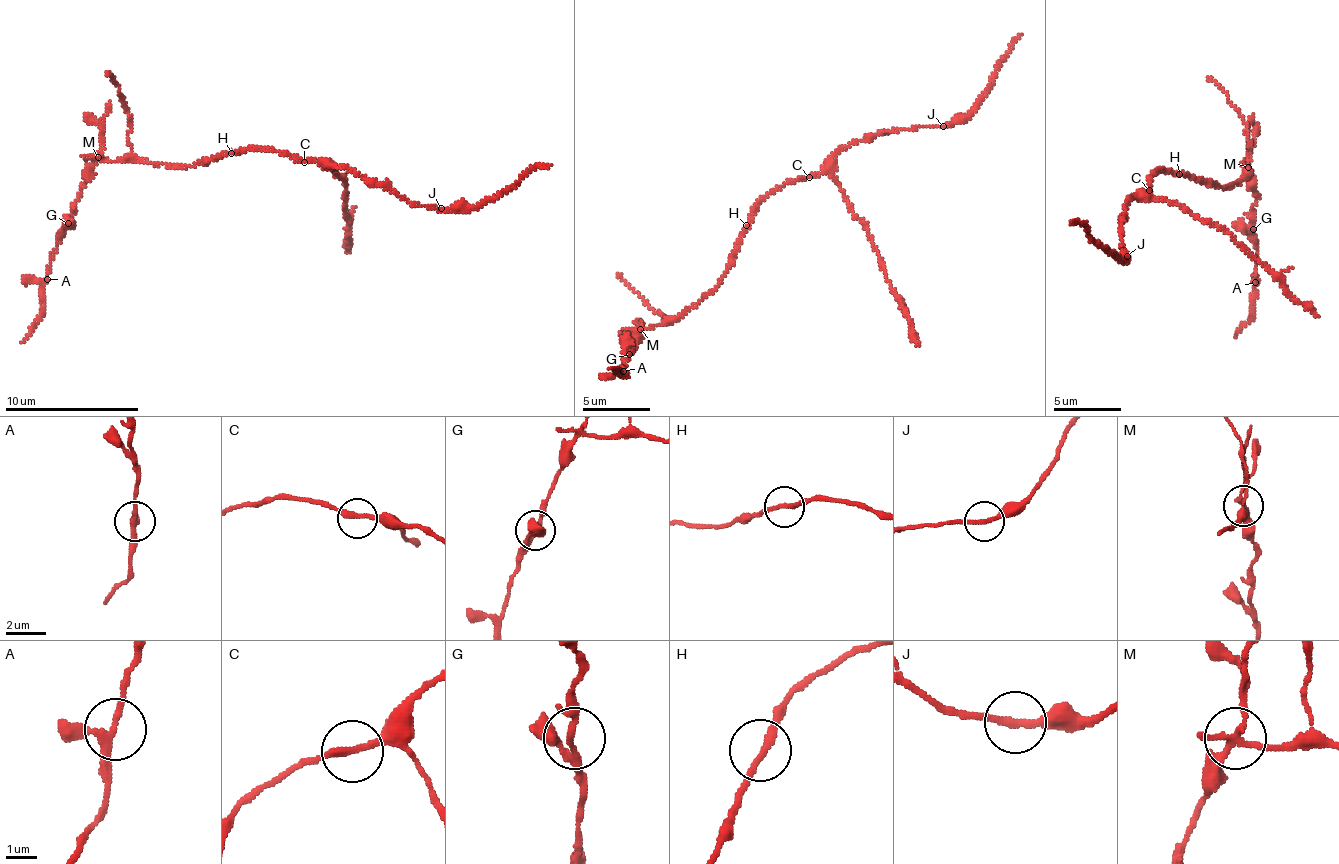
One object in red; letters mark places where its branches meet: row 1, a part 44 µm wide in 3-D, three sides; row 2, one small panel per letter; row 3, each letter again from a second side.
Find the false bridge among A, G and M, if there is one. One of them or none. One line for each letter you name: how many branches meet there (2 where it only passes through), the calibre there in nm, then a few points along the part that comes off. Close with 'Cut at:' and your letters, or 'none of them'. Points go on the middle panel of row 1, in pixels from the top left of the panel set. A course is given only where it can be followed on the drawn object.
M: 3 | 190 nm | (640, 329), (683, 317), (719, 283), (749, 215), (771, 193), (815, 176), (886, 132), (960, 122), (1022, 34)
Cut at: M

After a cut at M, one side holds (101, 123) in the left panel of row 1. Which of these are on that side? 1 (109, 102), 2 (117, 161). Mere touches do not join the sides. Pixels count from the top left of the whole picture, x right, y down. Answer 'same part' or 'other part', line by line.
1: same part
2: other part

